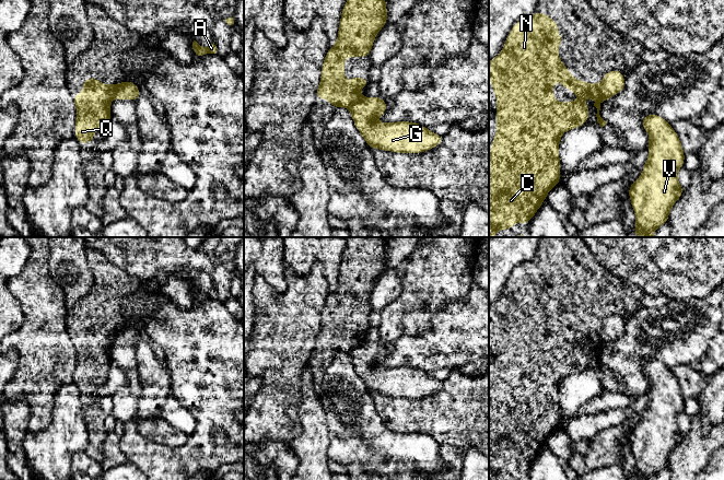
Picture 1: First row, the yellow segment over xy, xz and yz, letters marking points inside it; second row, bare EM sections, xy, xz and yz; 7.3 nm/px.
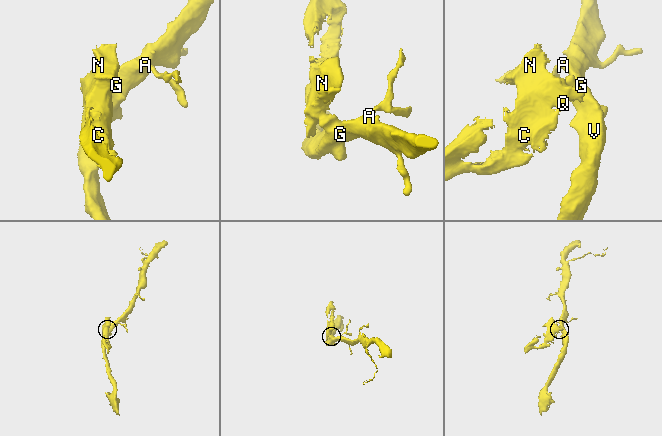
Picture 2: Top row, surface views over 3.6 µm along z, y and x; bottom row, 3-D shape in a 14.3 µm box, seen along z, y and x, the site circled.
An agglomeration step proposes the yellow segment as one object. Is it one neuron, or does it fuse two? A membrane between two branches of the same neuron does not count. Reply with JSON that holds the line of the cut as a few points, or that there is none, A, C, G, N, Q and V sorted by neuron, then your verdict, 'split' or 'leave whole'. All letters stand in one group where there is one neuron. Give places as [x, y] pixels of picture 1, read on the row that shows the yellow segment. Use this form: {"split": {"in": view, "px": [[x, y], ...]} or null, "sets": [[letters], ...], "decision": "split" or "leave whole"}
{"split": {"in": "yz", "px": [[600, 85], [597, 90], [599, 101]]}, "sets": [["A", "G", "V"], ["C", "N", "Q"]], "decision": "split"}

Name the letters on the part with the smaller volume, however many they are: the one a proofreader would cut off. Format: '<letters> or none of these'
C, N, Q

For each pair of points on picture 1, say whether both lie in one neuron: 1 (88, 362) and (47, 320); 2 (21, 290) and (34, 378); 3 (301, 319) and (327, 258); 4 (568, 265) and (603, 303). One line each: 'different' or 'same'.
1: different
2: same
3: different
4: same

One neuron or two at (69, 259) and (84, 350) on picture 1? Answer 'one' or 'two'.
two

